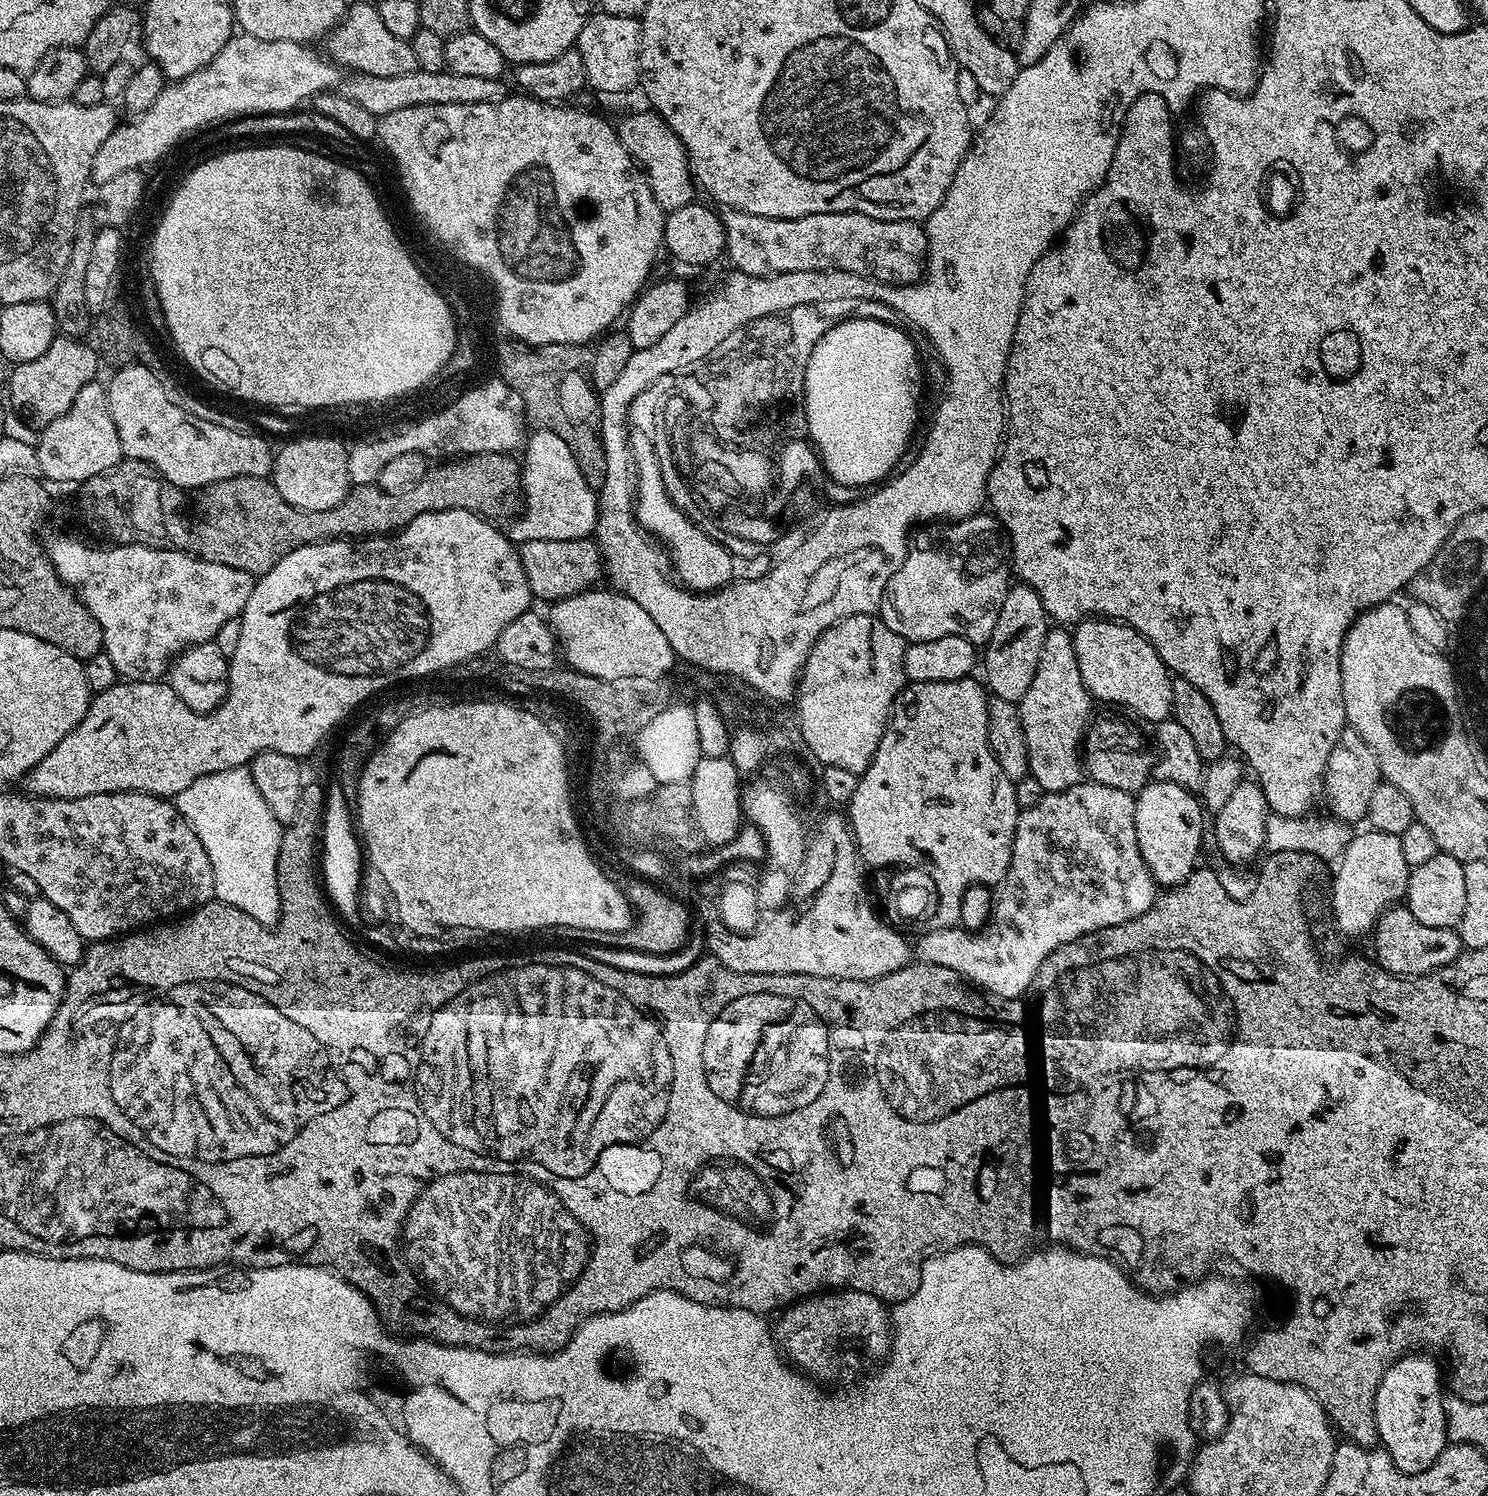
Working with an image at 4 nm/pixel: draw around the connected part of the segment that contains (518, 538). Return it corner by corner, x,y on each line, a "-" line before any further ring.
542,428
527,437
523,452
522,511
506,528
508,539
521,545
527,540
582,540
591,537
596,530
598,496
586,482
570,446
566,446
557,434

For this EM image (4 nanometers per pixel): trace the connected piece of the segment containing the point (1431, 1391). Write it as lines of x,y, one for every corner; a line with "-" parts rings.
1409,1354
1401,1356
1388,1369
1376,1391
1376,1429
1380,1435
1379,1443
1398,1470
1406,1474
1418,1474
1426,1470
1442,1454
1449,1443
1448,1423
1446,1422
1446,1388
1442,1383
1442,1368
1435,1364
1428,1354

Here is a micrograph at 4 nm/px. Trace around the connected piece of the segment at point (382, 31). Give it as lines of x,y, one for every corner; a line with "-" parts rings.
356,4
345,11
341,21
328,33
327,55
341,69
351,70
353,73
374,74
375,76
397,76
398,74
410,74
417,71
416,59
411,43
402,38
394,38
390,30
382,23
378,15
376,4

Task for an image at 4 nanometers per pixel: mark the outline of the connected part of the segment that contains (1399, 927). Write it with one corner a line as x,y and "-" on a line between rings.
1393,906
1376,921
1375,963
1385,968
1392,976
1426,976
1428,973
1454,962
1462,951
1460,934
1456,928
1425,926
1418,922
1406,906

